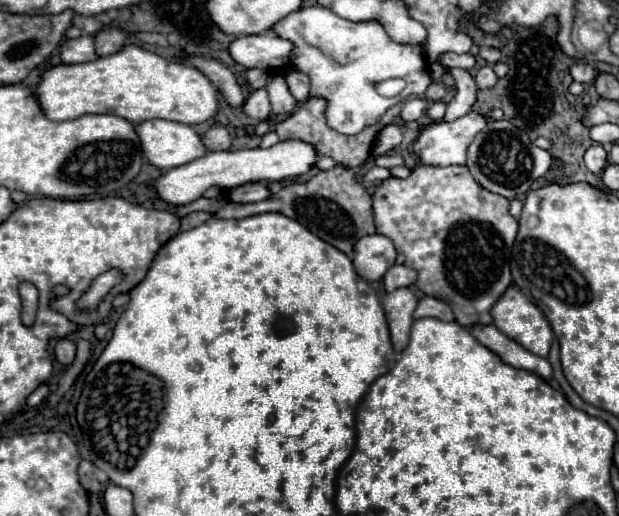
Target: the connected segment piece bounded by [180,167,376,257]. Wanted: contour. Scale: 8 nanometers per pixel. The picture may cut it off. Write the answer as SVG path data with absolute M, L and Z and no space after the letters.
M334 167L330 171L318 171L310 181L288 185L280 193L276 193L264 201L258 201L258 203L226 203L216 213L206 213L206 211L188 213L186 217L182 217L180 231L186 231L188 227L198 227L200 223L204 223L210 217L242 219L242 217L250 217L250 215L258 215L258 213L276 211L276 213L282 213L282 215L306 225L316 237L324 239L326 243L332 243L336 249L340 249L348 257L352 257L356 241L364 235L376 233L374 215L372 215L372 197L354 175L356 173L352 169L344 169L344 167Z

